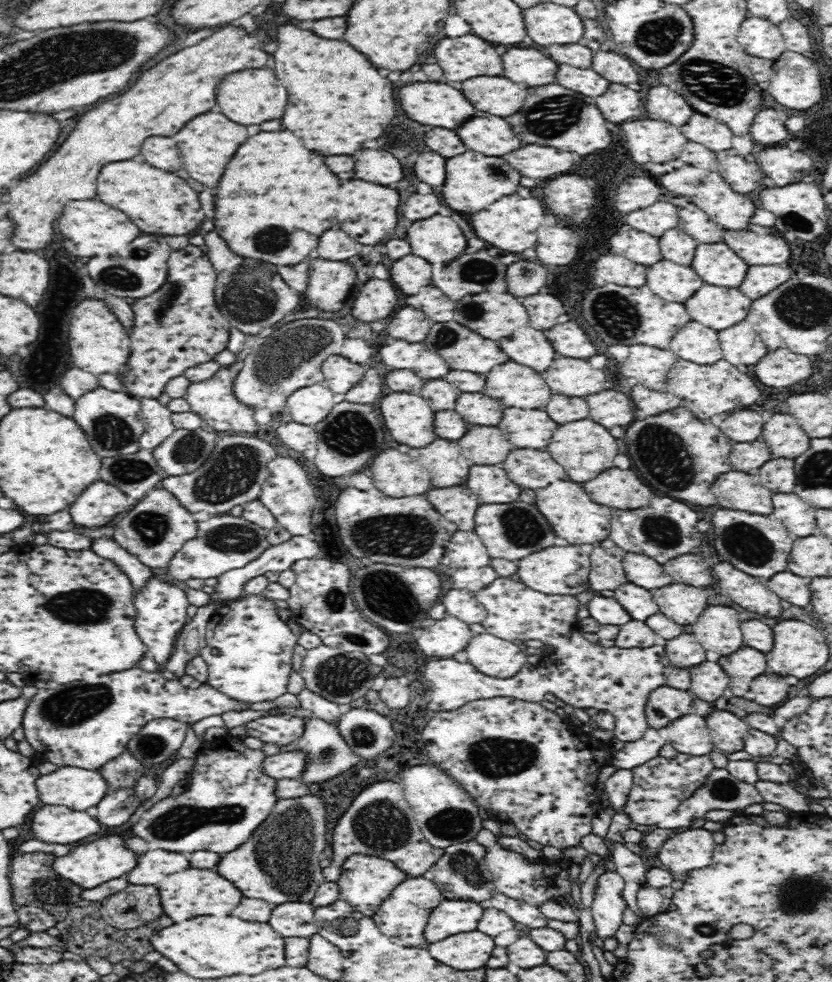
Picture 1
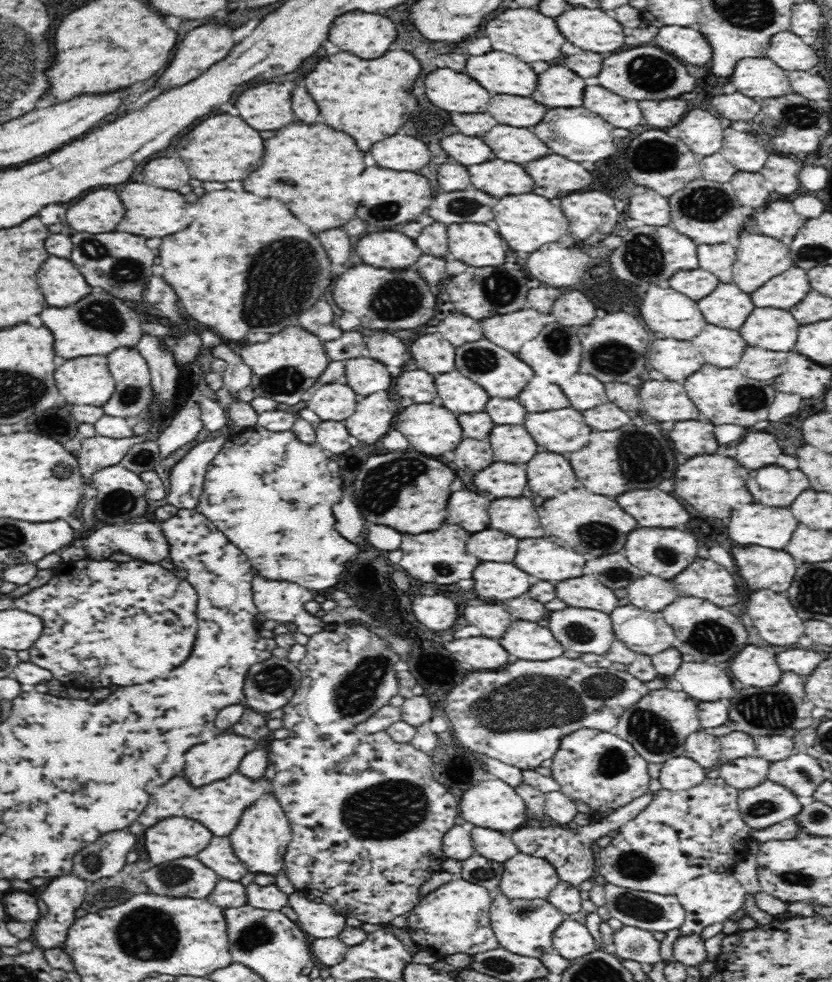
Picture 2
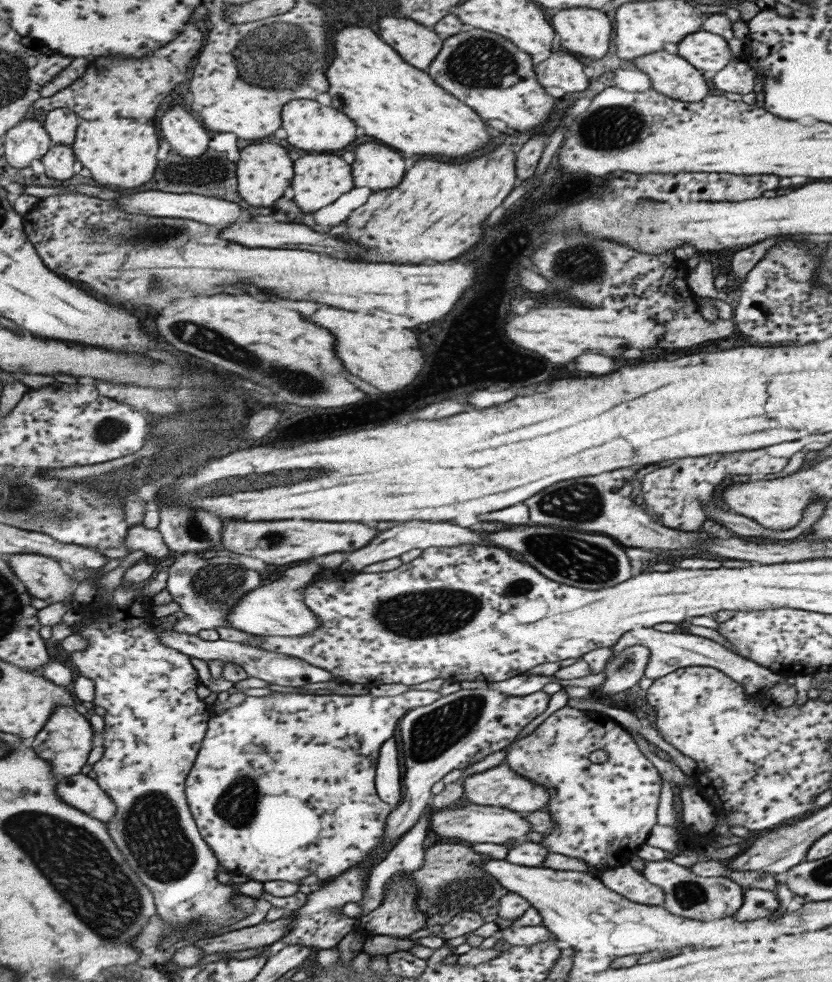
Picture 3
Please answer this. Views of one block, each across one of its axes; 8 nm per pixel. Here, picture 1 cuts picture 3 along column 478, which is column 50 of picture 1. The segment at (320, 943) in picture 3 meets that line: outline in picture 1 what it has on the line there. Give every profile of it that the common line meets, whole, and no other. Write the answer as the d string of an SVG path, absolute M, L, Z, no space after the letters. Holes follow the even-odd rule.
M136 665L129 670L113 674L58 684L48 690L39 689L38 694L28 704L28 710L21 724L26 733L26 742L32 745L38 756L57 764L58 767L77 766L96 771L96 768L100 768L108 760L126 751L128 742L142 730L145 724L155 718L173 718L192 725L202 718L222 715L230 711L250 710L250 705L226 697L226 694L220 693L212 685L208 685L208 682L201 684L199 688L190 689L184 687L178 679L166 680L161 673L161 668L155 672L147 672Z

